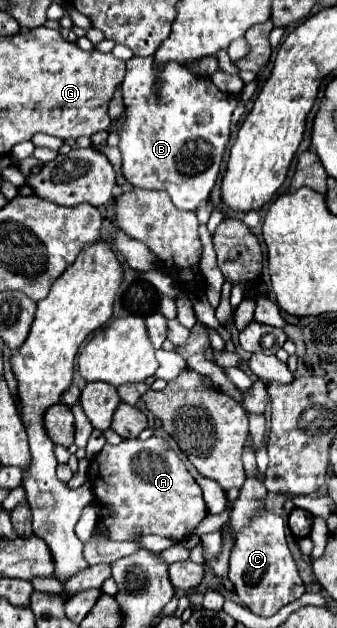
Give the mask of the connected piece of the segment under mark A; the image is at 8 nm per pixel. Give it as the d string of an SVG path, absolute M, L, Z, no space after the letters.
M156 435L146 441L122 439L118 445L106 443L90 461L88 479L96 501L108 511L108 515L100 519L102 529L96 533L104 533L104 537L112 537L112 541L134 541L144 535L182 541L194 533L208 513L200 485L168 443Z

